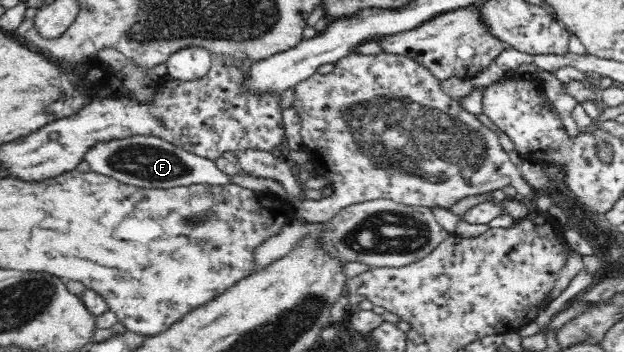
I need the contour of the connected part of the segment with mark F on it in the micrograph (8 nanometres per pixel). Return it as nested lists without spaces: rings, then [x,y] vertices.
[[[137,134],[97,143],[86,152],[84,161],[93,172],[99,172],[99,174],[117,178],[119,182],[146,189],[229,183],[229,178],[217,168],[214,160],[187,152],[166,140],[147,134]]]

